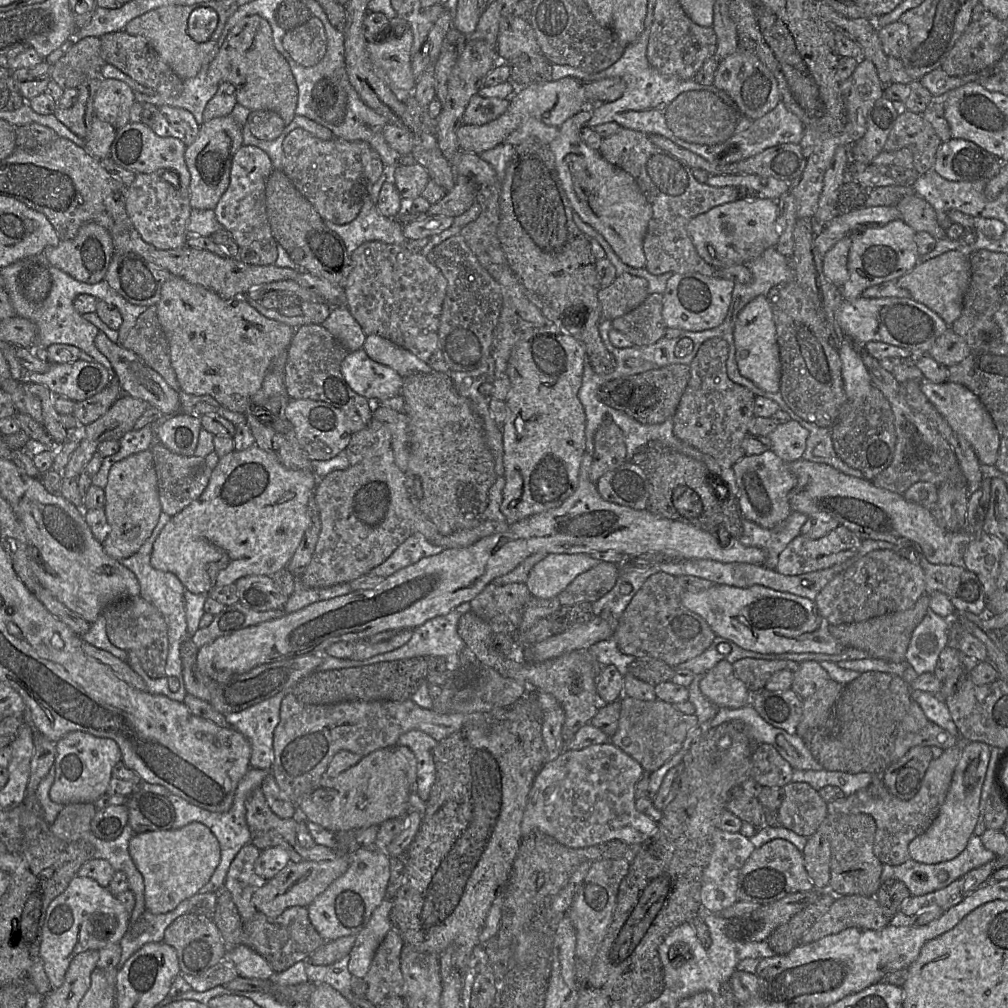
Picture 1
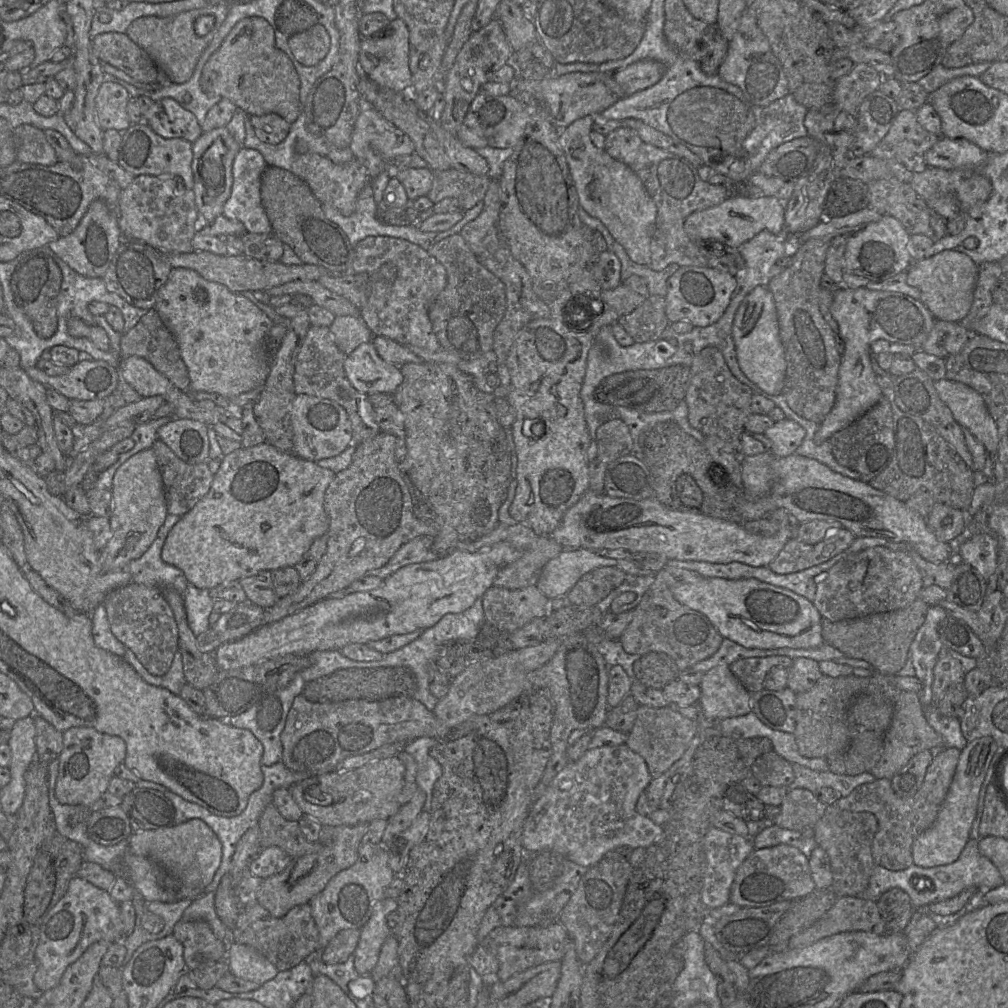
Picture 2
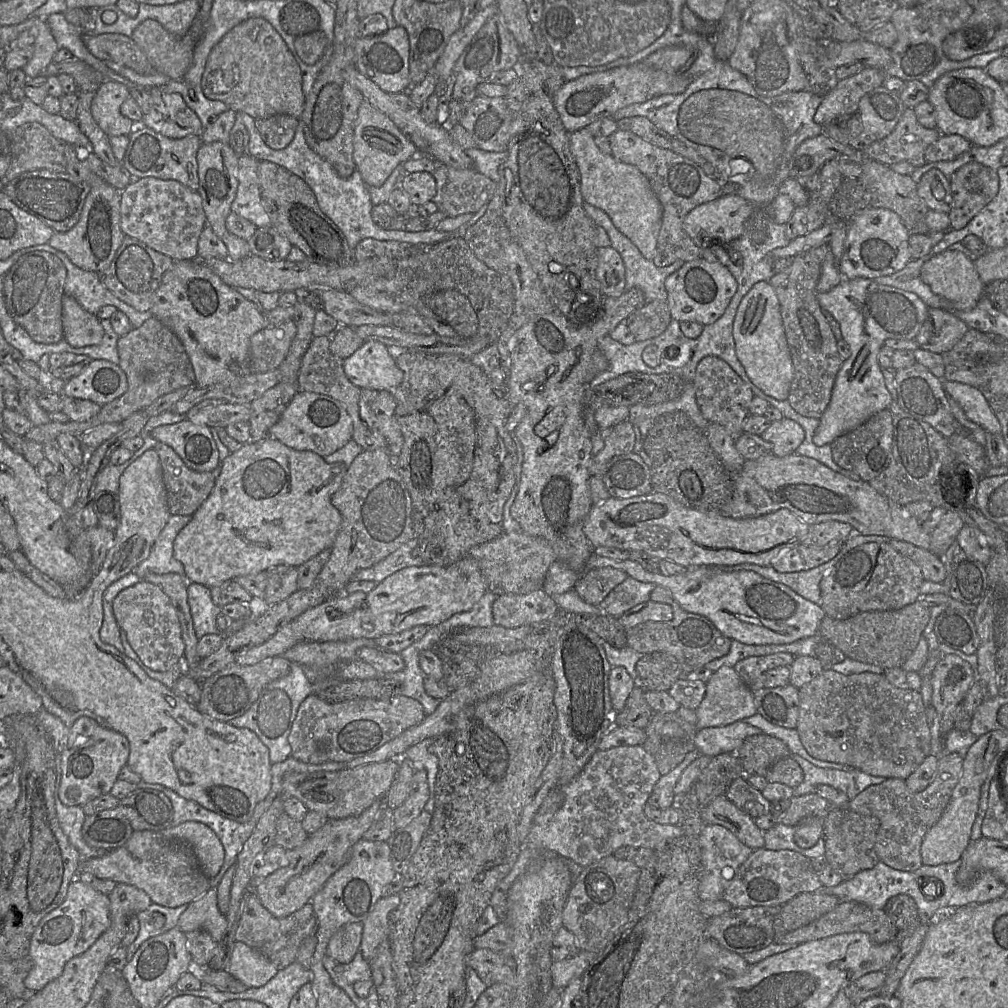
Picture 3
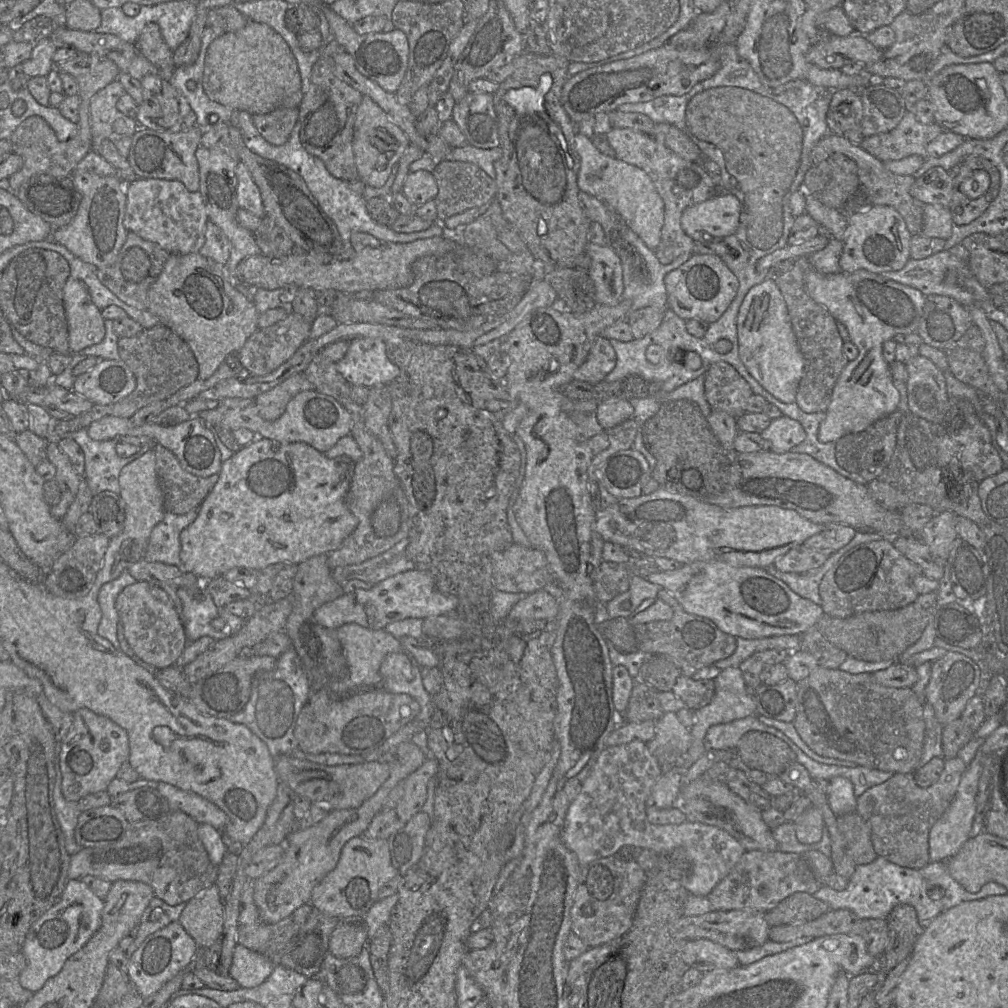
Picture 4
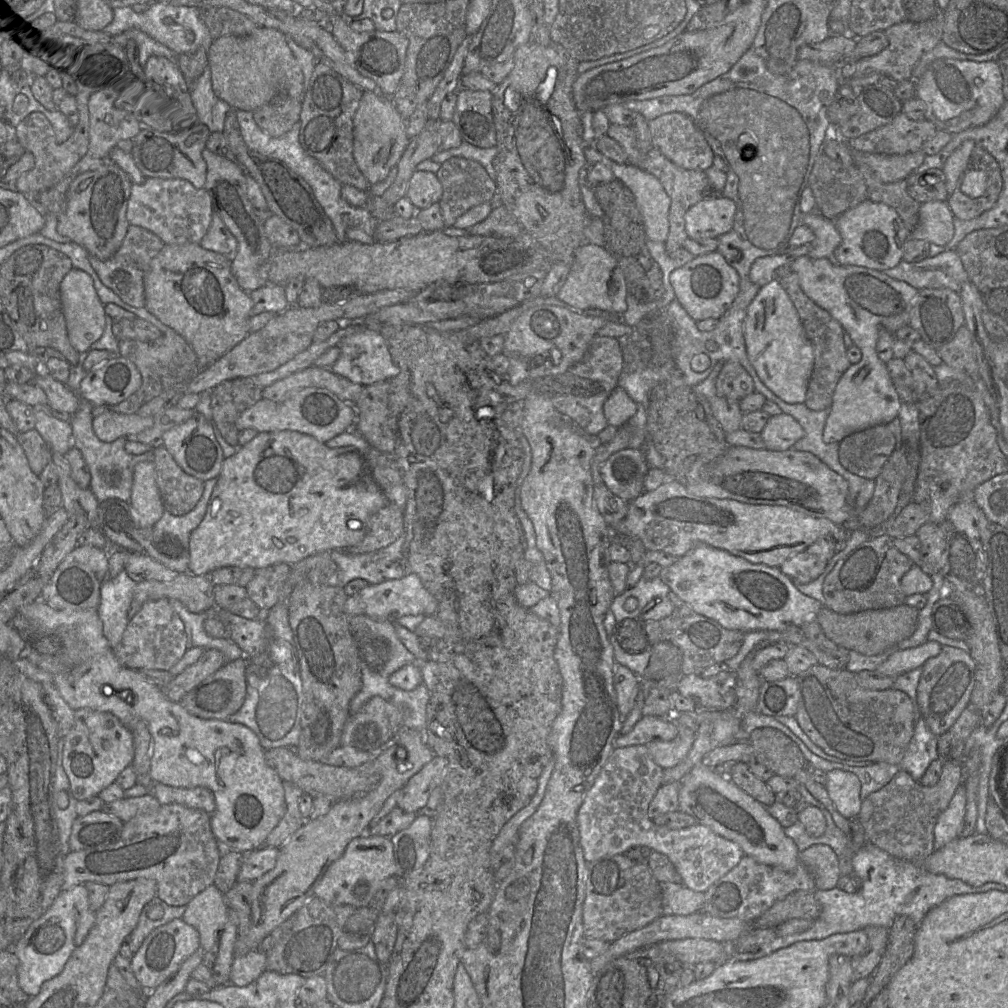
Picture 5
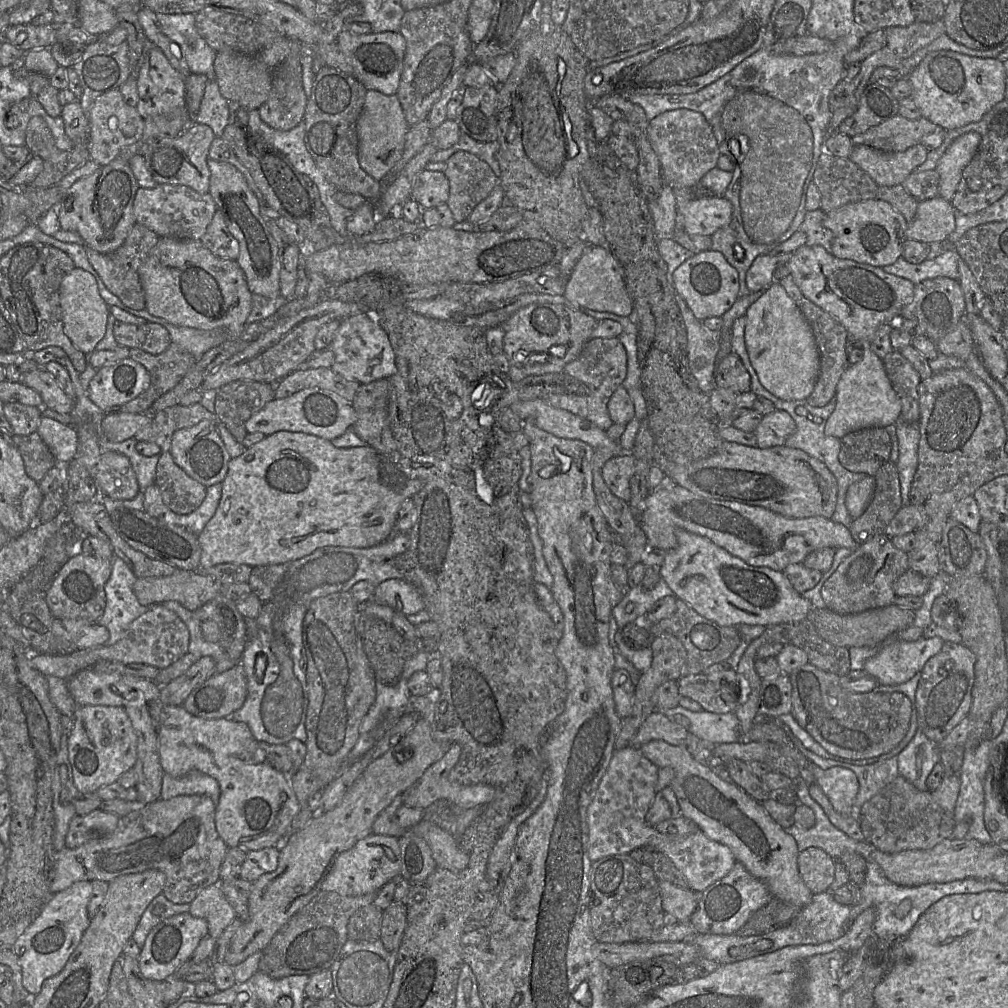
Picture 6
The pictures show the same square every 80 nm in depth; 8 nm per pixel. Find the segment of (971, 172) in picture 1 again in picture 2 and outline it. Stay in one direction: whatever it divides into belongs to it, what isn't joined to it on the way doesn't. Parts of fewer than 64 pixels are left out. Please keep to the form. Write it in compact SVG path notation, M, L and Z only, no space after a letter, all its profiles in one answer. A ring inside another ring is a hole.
M940 137L925 154L928 167L946 170L977 169L988 158L988 152L965 138Z

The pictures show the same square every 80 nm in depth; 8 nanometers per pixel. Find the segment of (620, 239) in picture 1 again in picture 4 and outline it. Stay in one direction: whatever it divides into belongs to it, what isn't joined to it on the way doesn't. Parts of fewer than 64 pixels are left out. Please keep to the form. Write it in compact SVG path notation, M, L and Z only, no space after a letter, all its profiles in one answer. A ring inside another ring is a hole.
M581 133L574 137L574 149L580 158L579 189L612 208L646 246L655 251L661 240L665 210L664 202L649 175L637 166L602 154L592 139Z

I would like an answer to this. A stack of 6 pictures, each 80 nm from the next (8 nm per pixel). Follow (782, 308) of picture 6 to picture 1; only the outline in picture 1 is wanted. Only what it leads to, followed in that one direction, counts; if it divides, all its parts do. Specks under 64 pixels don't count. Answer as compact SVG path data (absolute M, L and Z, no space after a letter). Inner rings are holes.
M757 296L741 310L736 320L734 341L736 361L742 376L766 392L779 392L781 361L774 315L767 296Z

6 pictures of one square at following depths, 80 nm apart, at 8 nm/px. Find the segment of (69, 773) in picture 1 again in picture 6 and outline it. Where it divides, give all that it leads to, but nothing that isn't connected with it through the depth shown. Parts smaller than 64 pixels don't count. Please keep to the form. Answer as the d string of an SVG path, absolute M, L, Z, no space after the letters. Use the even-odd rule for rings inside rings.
M84 705L73 714L74 726L68 737L68 758L73 782L80 793L95 793L103 786L117 782L126 771L133 769L137 760L137 736L123 707Z

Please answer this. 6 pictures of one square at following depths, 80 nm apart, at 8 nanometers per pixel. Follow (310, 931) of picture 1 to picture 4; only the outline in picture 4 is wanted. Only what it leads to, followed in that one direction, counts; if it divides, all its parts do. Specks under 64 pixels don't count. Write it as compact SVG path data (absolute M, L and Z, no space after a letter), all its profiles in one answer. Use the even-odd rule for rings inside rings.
M249 884L241 897L237 942L252 951L266 956L274 965L280 965L281 959L287 951L291 940L305 924L312 910L312 904L305 904L295 910L289 917L277 923L266 923L261 919L259 909L254 901L253 884Z

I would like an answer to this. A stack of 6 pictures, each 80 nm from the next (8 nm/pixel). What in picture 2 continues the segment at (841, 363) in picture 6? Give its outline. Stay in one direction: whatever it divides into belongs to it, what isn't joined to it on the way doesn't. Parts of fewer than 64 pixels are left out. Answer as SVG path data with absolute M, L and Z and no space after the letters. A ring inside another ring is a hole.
M834 237L801 241L791 250L792 262L771 279L771 291L786 360L783 396L800 417L821 424L833 408L842 356L836 349L836 334L824 319L819 291L824 285L826 255Z

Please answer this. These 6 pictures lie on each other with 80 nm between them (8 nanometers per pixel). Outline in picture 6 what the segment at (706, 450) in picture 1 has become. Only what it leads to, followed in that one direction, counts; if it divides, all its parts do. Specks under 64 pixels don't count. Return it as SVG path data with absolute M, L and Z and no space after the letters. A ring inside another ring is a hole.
M731 352L718 364L715 387L730 389L738 394L751 391L750 374L735 353Z

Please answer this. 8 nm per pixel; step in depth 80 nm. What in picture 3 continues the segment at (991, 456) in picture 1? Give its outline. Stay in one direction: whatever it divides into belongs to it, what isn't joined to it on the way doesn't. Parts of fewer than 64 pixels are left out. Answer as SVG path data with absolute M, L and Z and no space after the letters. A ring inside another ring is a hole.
M943 381L948 397L956 401L966 417L991 434L1001 433L1001 425L983 394L976 388L953 381Z

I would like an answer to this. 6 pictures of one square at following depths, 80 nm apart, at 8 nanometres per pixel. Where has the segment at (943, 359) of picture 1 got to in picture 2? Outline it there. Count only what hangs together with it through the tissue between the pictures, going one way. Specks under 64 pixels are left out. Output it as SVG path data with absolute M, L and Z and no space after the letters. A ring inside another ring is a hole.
M936 320L921 350L941 358L958 353L968 341L971 332L960 322Z

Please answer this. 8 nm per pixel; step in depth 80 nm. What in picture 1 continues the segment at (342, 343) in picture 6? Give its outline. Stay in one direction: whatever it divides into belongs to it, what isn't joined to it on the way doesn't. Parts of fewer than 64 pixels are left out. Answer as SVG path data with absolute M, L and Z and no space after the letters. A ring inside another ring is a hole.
M362 348L348 353L341 373L355 393L371 402L399 395L404 383L396 371L373 361Z

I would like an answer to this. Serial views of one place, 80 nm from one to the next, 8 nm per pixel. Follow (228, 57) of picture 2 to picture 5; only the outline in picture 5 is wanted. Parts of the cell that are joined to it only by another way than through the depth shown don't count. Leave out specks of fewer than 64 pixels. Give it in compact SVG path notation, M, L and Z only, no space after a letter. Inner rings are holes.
M258 27L246 36L221 37L211 43L207 56L213 92L231 109L254 113L279 93L285 93L300 101L304 97L305 86L301 68L287 44L286 36L274 28Z

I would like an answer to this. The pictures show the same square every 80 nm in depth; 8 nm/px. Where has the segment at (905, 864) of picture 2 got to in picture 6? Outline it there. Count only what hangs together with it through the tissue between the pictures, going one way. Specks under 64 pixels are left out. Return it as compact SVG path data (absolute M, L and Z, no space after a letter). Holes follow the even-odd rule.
M945 770L940 786L934 791L920 791L901 775L897 776L856 811L865 840L887 854L932 849L952 836L959 789L960 777L945 775Z

